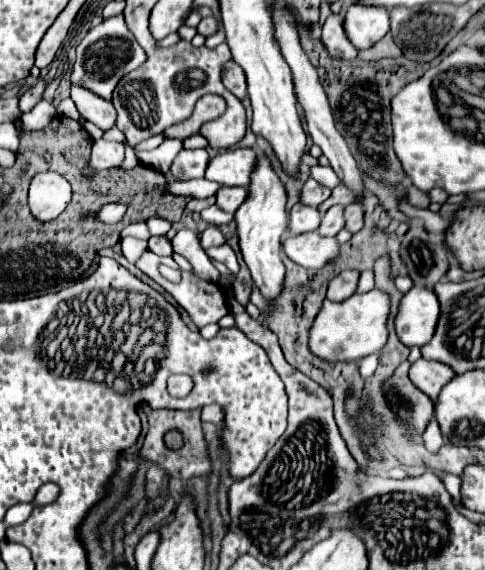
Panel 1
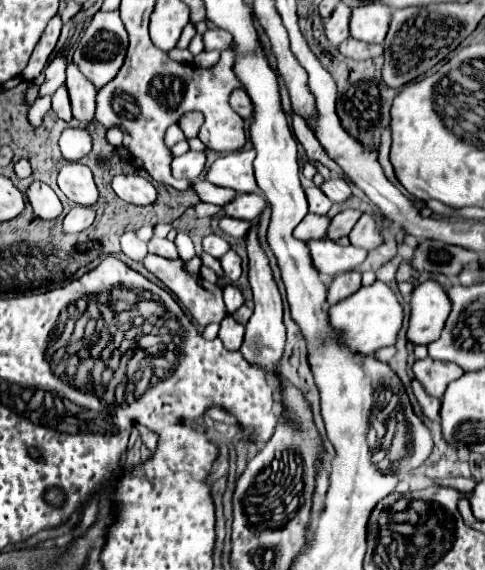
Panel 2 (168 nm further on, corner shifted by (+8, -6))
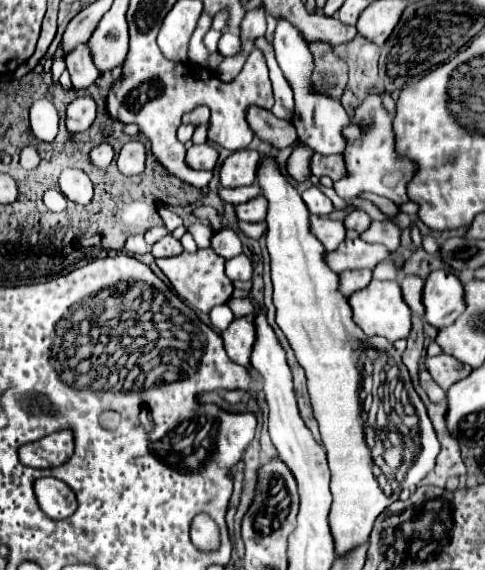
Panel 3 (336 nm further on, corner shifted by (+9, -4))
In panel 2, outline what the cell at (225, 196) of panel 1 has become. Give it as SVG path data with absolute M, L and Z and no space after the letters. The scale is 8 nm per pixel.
M260 193L238 195L232 203L228 203L224 207L228 217L236 217L236 219L244 219L244 221L258 219L264 209L266 209L266 199Z

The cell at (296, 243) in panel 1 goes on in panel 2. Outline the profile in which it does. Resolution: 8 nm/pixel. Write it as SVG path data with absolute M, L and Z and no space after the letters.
M330 239L308 241L308 247L310 247L312 259L314 259L314 267L324 277L334 277L334 275L352 271L358 265L362 265L364 259L368 257L366 249L352 247L352 245L342 247Z

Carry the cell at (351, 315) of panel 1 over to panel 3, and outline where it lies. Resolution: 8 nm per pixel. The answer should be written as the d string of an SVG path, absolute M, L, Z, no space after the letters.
M371 281L365 289L359 289L349 297L349 305L353 309L353 321L363 329L367 337L381 335L387 341L405 339L411 331L411 309L401 297L401 289L397 281Z

